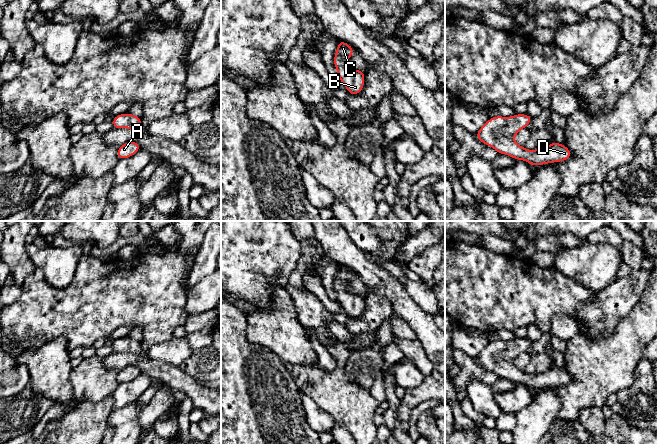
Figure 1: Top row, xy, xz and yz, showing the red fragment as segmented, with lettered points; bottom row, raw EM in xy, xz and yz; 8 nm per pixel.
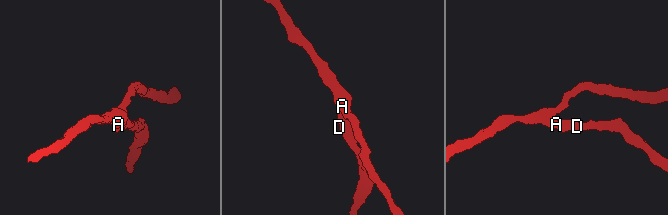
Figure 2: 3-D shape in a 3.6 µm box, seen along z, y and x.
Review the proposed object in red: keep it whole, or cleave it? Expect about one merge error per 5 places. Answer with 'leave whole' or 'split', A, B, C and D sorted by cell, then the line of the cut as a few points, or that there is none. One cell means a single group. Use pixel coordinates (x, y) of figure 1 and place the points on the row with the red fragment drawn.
leave whole; groups A B C D; cut none

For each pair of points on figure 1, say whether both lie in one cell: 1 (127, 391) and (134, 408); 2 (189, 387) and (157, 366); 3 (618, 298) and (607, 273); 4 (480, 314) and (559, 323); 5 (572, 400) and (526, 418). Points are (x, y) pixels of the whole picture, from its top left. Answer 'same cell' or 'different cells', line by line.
1: different cells
2: same cell
3: different cells
4: different cells
5: different cells

